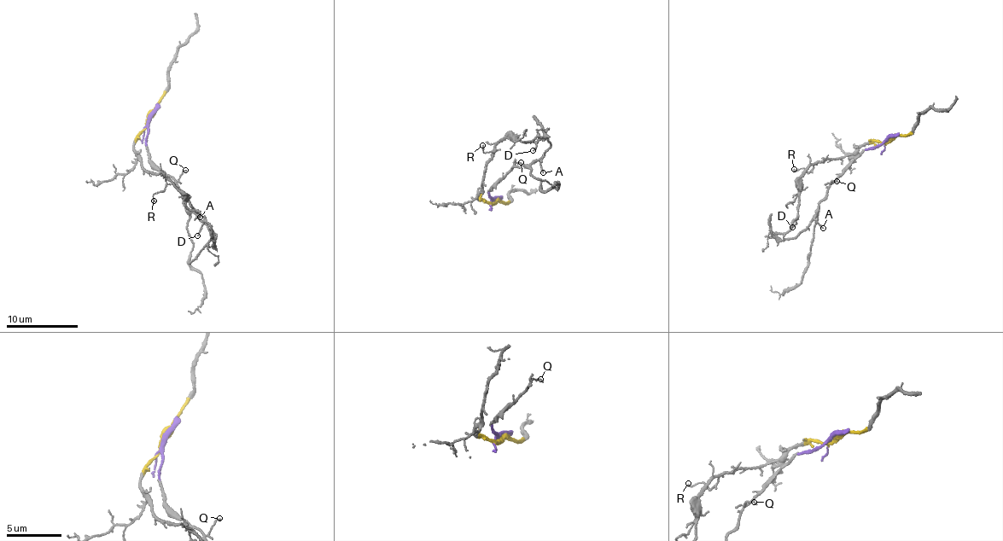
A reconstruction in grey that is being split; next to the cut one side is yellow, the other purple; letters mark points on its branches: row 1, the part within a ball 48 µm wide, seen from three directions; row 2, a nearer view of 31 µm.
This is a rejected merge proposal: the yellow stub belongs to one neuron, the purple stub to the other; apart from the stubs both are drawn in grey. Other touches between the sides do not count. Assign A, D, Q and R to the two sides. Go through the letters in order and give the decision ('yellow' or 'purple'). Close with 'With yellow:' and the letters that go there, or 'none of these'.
A: purple
D: yellow
Q: purple
R: yellow
With yellow: D, R

